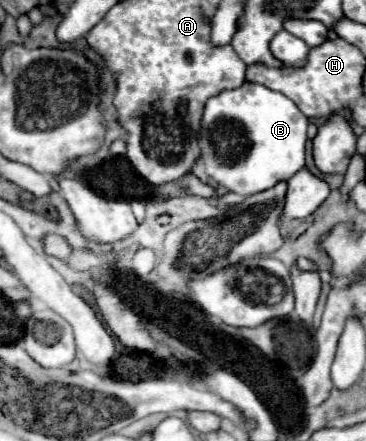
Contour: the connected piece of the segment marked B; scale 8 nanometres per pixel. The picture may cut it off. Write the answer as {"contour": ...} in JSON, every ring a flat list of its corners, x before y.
{"contour":[[243,83,207,101,201,121,201,161,207,173,233,193,265,191,303,169,307,125,307,117,283,93,259,83]]}

